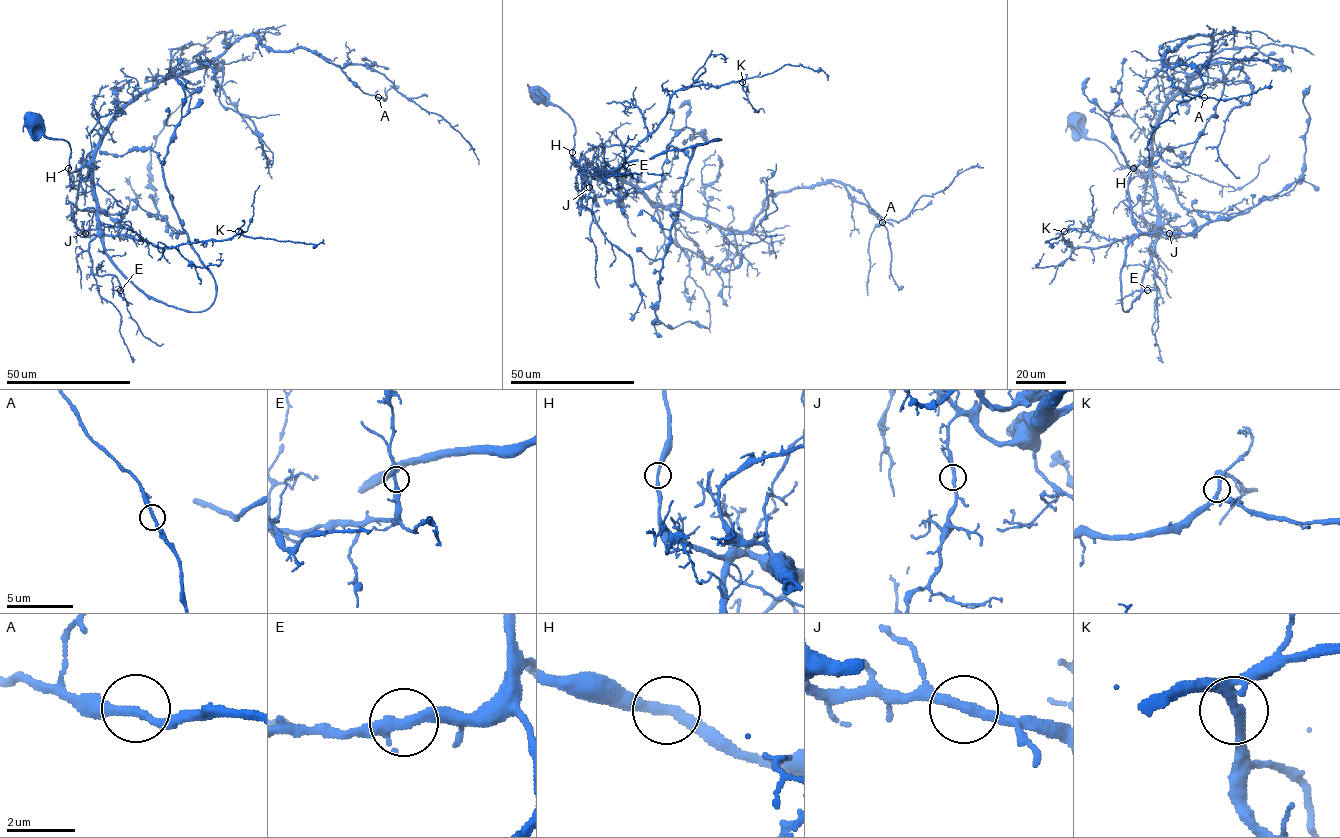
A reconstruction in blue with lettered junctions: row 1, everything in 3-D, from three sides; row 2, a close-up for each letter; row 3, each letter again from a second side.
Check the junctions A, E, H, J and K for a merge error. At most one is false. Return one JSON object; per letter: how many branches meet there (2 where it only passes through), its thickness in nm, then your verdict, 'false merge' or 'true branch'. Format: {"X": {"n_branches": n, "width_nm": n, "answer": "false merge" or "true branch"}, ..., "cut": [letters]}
{"A": {"n_branches": 2, "width_nm": 240, "answer": "true branch"}, "E": {"n_branches": 2, "width_nm": 320, "answer": "true branch"}, "H": {"n_branches": 2, "width_nm": 280, "answer": "true branch"}, "J": {"n_branches": 2, "width_nm": 280, "answer": "true branch"}, "K": {"n_branches": 2, "width_nm": 280, "answer": "true branch"}, "cut": []}

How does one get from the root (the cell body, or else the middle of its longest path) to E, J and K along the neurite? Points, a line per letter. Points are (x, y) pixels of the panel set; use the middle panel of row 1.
E: (542, 94), (573, 122), (575, 163), (604, 176), (594, 168), (608, 175), (624, 173), (625, 165)
J: (542, 94), (573, 122), (572, 161), (591, 166), (602, 176), (597, 180), (590, 175), (589, 187)
K: (542, 94), (573, 122), (572, 161), (608, 176), (657, 128), (677, 91), (742, 82)

